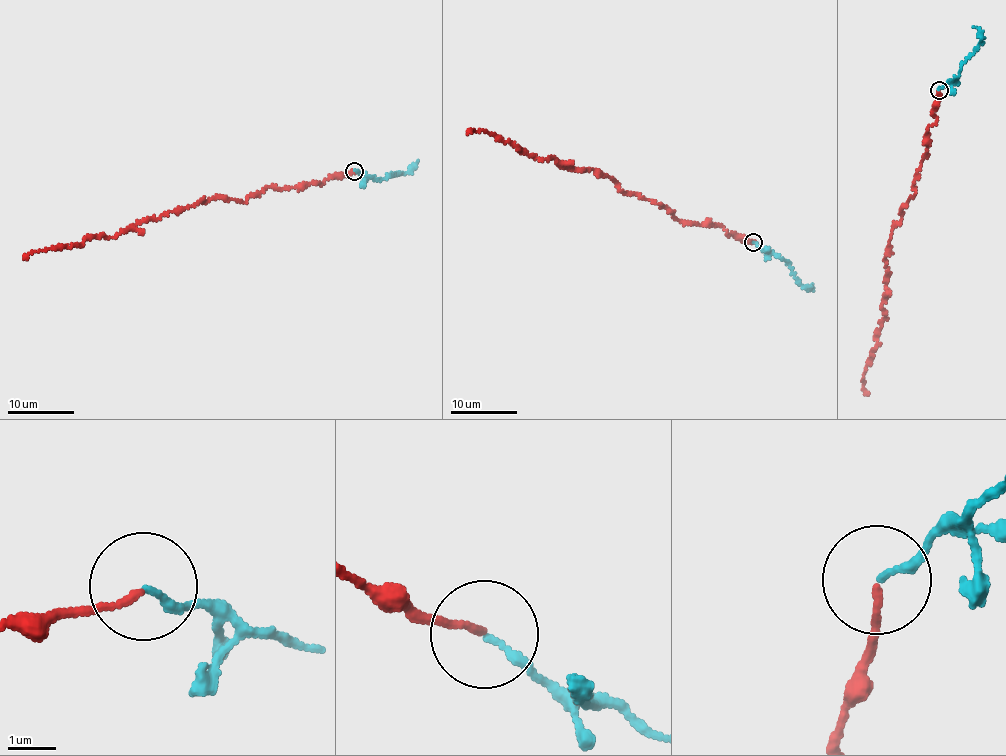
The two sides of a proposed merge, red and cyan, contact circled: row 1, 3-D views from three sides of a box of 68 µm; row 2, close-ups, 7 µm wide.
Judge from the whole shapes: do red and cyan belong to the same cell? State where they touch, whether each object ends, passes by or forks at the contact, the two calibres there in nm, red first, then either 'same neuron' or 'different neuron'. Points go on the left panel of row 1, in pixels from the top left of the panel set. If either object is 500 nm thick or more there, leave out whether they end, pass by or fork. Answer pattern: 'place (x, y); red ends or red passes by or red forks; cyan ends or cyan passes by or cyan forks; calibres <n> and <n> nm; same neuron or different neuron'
place (354, 171); red ends; cyan ends; calibres 130 and 140 nm; different neuron

